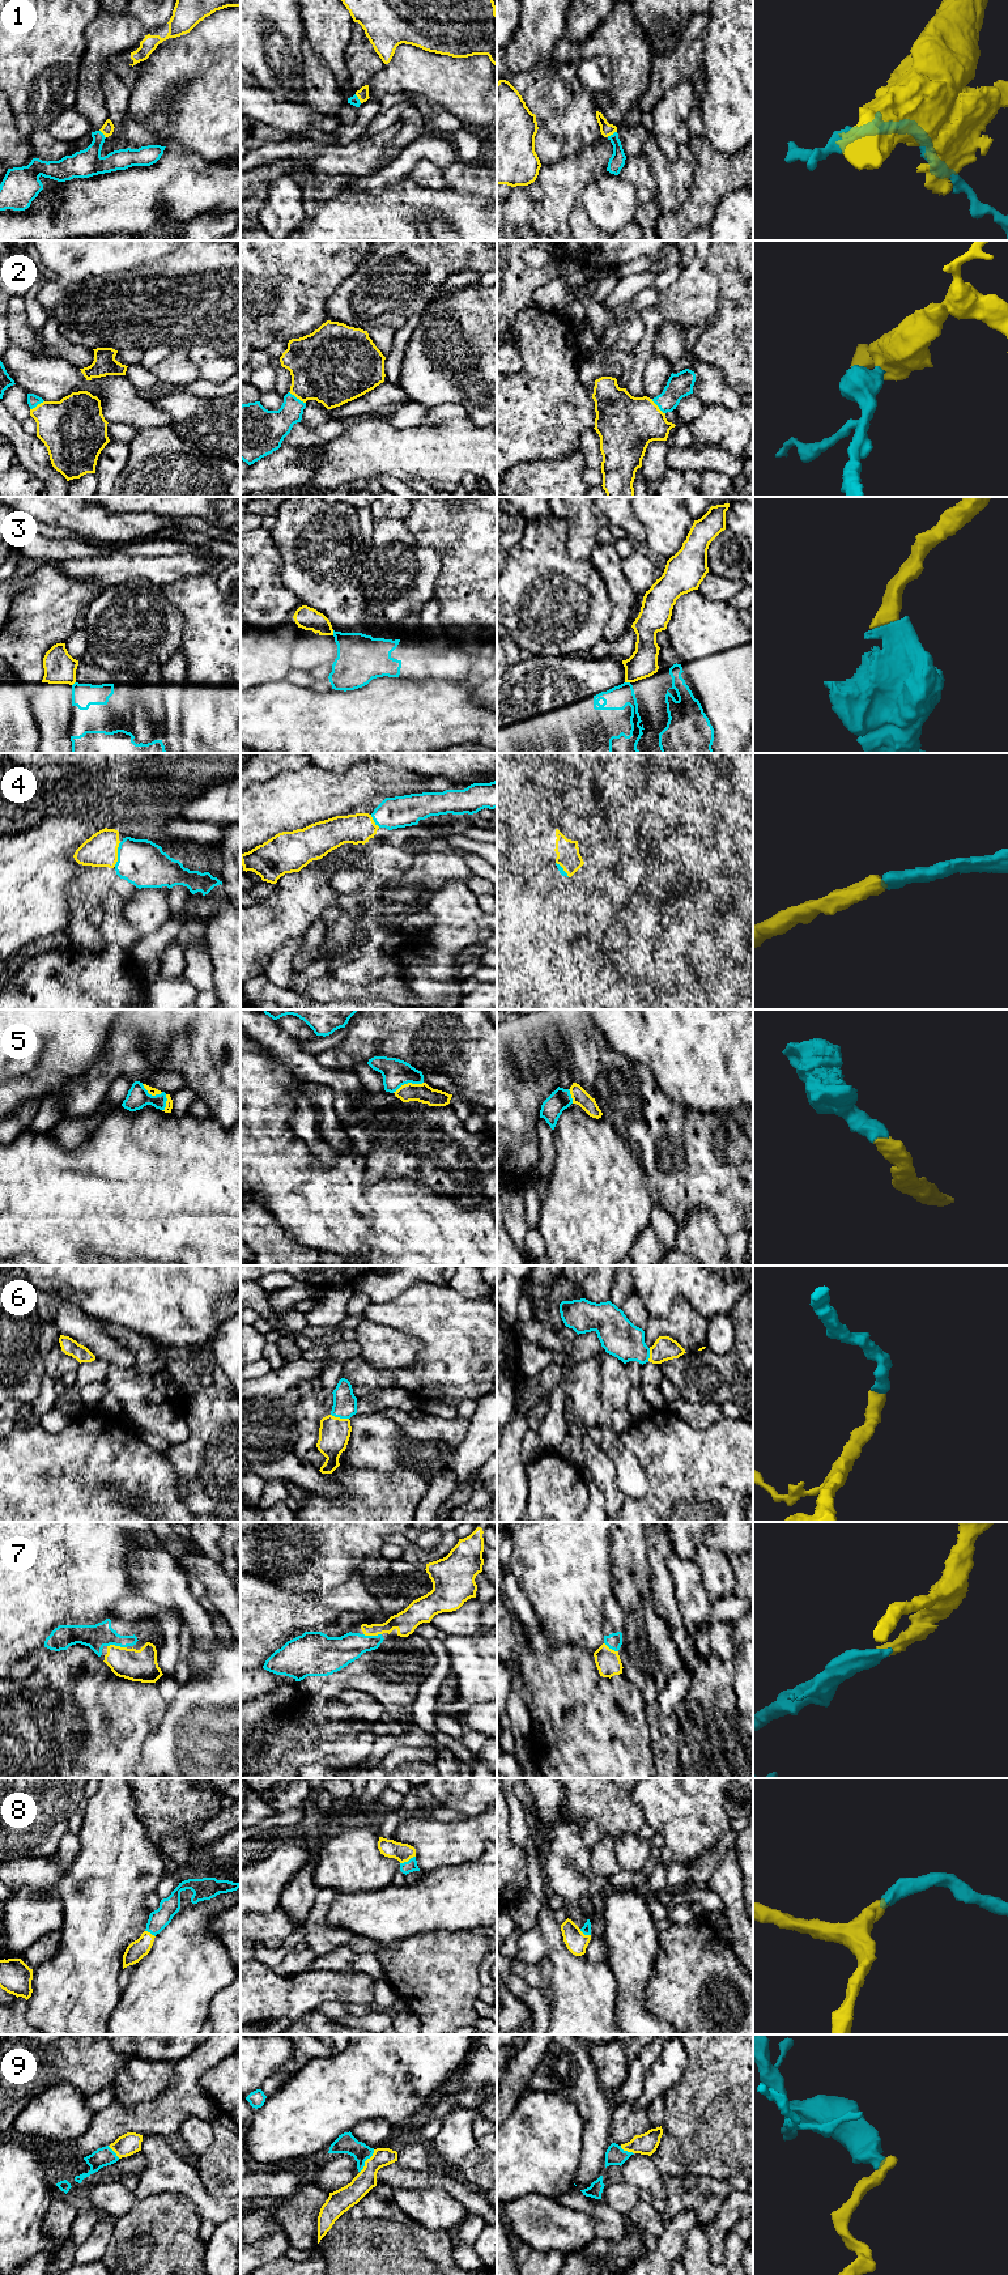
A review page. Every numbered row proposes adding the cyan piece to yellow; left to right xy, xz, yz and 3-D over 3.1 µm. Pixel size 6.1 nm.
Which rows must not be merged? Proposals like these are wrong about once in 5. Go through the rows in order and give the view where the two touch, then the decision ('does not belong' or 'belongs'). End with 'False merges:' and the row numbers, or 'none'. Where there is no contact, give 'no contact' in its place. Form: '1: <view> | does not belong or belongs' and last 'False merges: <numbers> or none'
1: yz | belongs
2: xz | belongs
3: xz | does not belong
4: xy | belongs
5: xz | belongs
6: xz | belongs
7: xy | belongs
8: xz | belongs
9: xz | belongs
False merges: 3

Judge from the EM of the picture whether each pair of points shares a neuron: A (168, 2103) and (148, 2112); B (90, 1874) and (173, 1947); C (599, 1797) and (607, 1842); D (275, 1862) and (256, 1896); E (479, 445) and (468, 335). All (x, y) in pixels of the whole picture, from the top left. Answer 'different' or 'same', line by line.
A: same
B: different
C: different
D: same
E: different

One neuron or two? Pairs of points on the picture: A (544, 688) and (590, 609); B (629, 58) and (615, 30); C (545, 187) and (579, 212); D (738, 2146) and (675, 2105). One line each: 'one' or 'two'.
A: two
B: one
C: two
D: one

